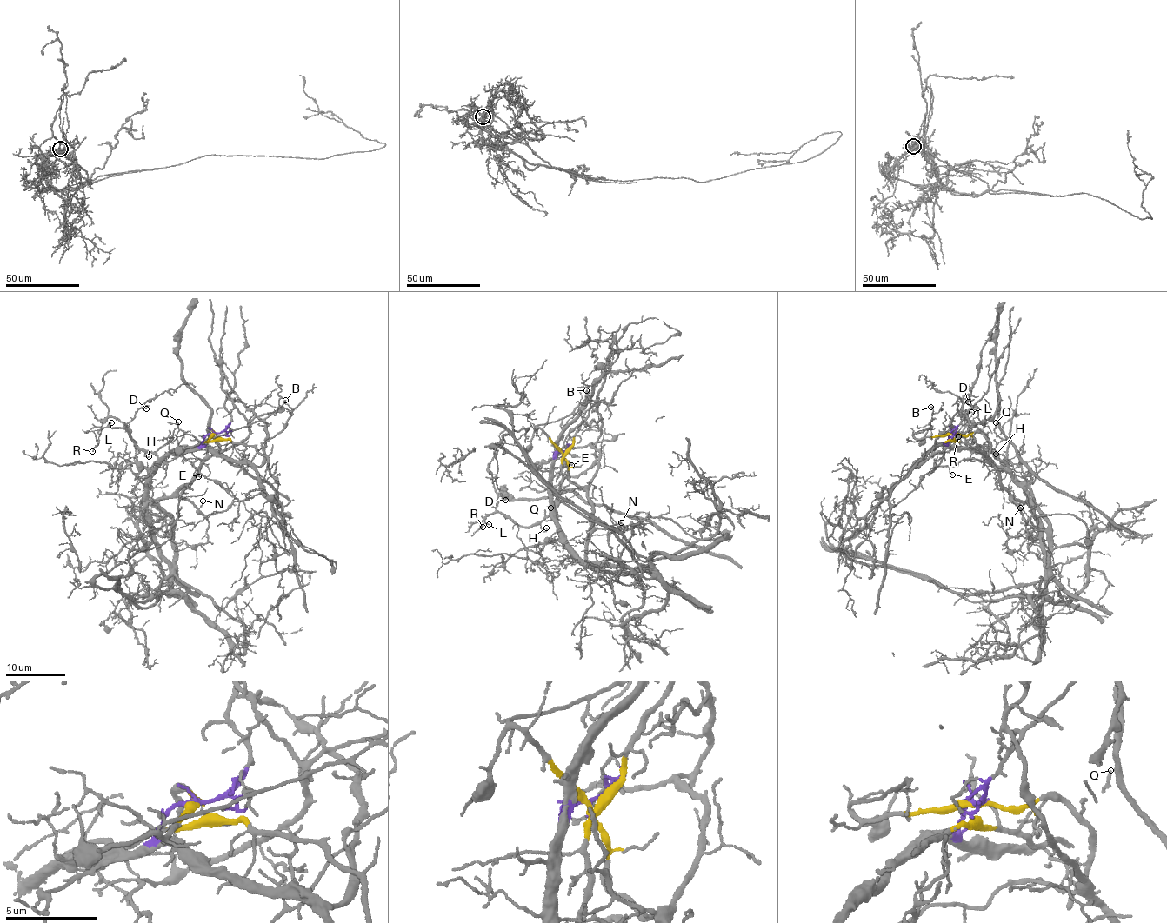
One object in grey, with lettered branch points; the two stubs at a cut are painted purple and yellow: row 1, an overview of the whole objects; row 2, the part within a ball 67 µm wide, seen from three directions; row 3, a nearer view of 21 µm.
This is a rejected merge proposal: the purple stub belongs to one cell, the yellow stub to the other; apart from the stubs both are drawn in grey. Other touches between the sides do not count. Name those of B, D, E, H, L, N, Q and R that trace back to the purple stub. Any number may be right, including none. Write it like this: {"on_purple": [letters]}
{"on_purple": ["D", "H", "L", "Q", "R"]}

